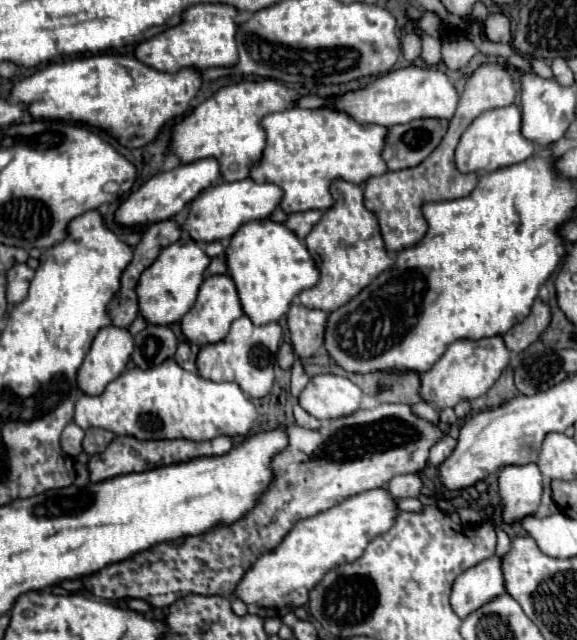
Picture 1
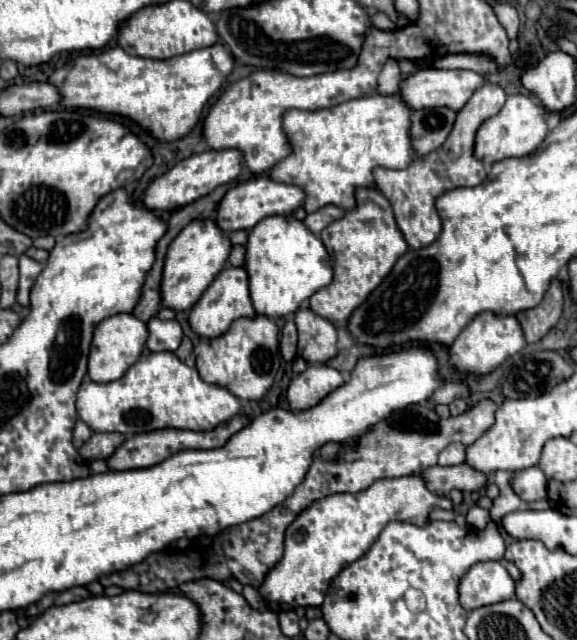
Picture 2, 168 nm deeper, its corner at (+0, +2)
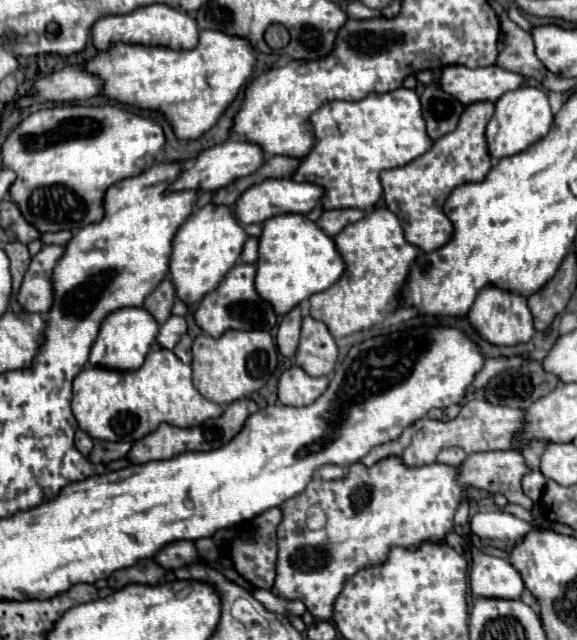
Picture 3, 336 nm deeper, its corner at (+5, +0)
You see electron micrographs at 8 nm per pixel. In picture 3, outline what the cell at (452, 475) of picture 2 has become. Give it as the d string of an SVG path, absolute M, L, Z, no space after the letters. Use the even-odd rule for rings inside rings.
M506 450L506 452L480 452L480 454L470 454L464 464L460 464L458 468L458 482L464 488L478 488L478 490L486 490L486 492L500 492L506 496L508 502L512 504L520 504L526 510L530 510L534 506L534 502L522 492L520 480L522 476L528 472L524 458L520 452L514 450Z

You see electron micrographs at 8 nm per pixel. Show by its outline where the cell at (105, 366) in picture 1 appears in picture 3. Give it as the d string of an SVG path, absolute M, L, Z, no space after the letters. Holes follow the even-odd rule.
M120 308L104 318L100 332L96 336L96 344L92 344L90 366L98 368L116 368L120 372L134 372L144 364L144 356L148 354L154 338L158 334L156 320L142 308Z

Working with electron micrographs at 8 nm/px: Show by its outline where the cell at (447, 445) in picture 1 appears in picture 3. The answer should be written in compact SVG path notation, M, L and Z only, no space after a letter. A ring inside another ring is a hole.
M444 448L438 454L438 462L440 464L448 464L448 466L460 466L466 458L466 452L462 448Z

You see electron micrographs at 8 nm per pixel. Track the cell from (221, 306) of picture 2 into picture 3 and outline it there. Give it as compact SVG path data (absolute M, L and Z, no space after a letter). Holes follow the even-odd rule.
M238 262L234 268L230 268L228 276L224 276L218 288L200 302L198 310L194 312L196 324L210 336L222 336L226 330L272 330L278 316L274 310L270 312L270 304L264 302L254 290L254 276L256 268L252 264Z

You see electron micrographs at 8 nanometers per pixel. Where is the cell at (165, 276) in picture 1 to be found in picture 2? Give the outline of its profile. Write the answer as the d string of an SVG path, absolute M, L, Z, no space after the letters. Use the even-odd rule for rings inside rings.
M215 218L189 222L177 234L177 238L171 242L167 256L165 256L163 282L161 282L163 306L167 306L175 312L189 310L201 298L201 294L207 290L207 286L213 282L213 278L223 270L231 248L233 248L233 244L231 244L227 232L223 232L217 226Z

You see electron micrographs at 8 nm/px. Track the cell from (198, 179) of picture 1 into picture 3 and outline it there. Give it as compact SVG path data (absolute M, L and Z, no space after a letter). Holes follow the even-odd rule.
M232 140L232 142L224 142L218 146L212 146L204 152L198 154L198 158L194 160L194 164L190 168L186 168L180 178L168 186L168 192L180 192L180 190L196 190L196 192L214 192L222 186L228 186L230 182L252 174L254 170L258 170L264 162L264 152L260 150L260 146L244 142L244 140Z

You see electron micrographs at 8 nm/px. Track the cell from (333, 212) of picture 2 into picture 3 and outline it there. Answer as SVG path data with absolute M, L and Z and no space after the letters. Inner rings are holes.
M326 210L318 220L316 224L328 234L328 236L336 236L346 224L352 224L356 220L360 220L364 216L362 210Z

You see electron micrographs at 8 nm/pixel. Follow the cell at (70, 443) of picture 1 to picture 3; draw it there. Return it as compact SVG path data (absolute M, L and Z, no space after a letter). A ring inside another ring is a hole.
M82 430L76 432L76 448L78 448L78 452L82 452L84 456L92 450L92 438L90 438L86 432L82 432Z

